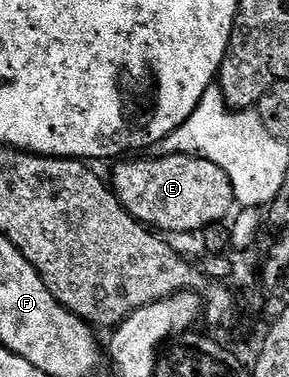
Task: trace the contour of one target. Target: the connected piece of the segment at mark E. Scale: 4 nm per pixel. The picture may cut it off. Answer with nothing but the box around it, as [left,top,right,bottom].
[109,154,235,236]

